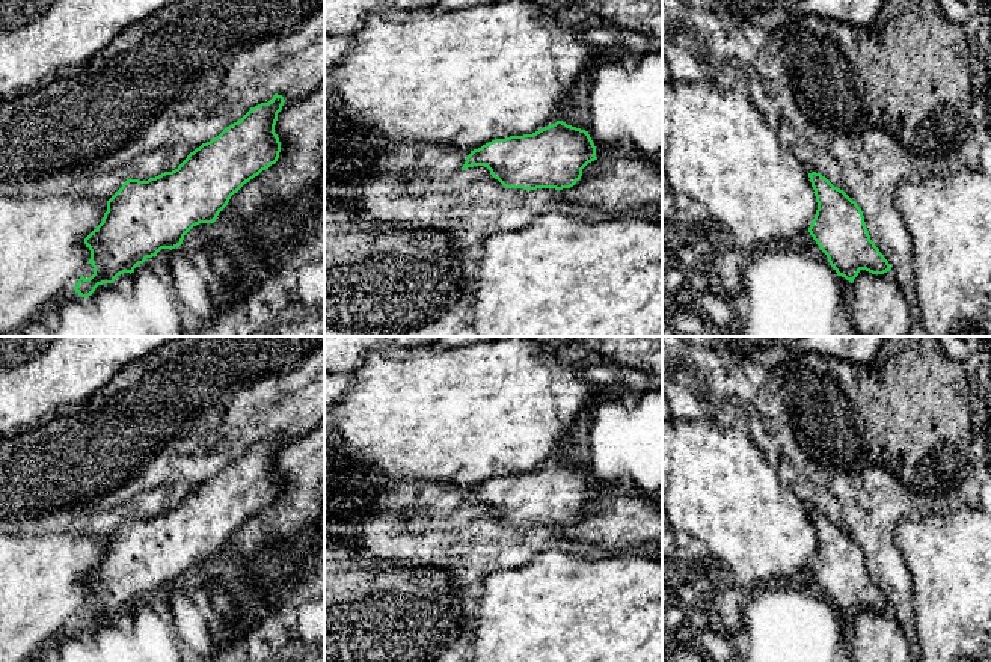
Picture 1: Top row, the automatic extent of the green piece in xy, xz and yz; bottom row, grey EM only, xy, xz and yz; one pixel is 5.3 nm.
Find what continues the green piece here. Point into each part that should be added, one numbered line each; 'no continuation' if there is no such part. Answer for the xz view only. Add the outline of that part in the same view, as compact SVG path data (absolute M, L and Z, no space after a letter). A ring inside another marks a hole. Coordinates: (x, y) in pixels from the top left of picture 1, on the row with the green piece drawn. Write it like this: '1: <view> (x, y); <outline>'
no continuation

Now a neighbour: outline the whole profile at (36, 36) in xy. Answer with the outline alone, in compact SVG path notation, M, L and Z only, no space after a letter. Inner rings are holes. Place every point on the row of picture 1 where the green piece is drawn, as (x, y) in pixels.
M0 0L0 100L33 87L60 68L78 66L130 24L170 0Z

